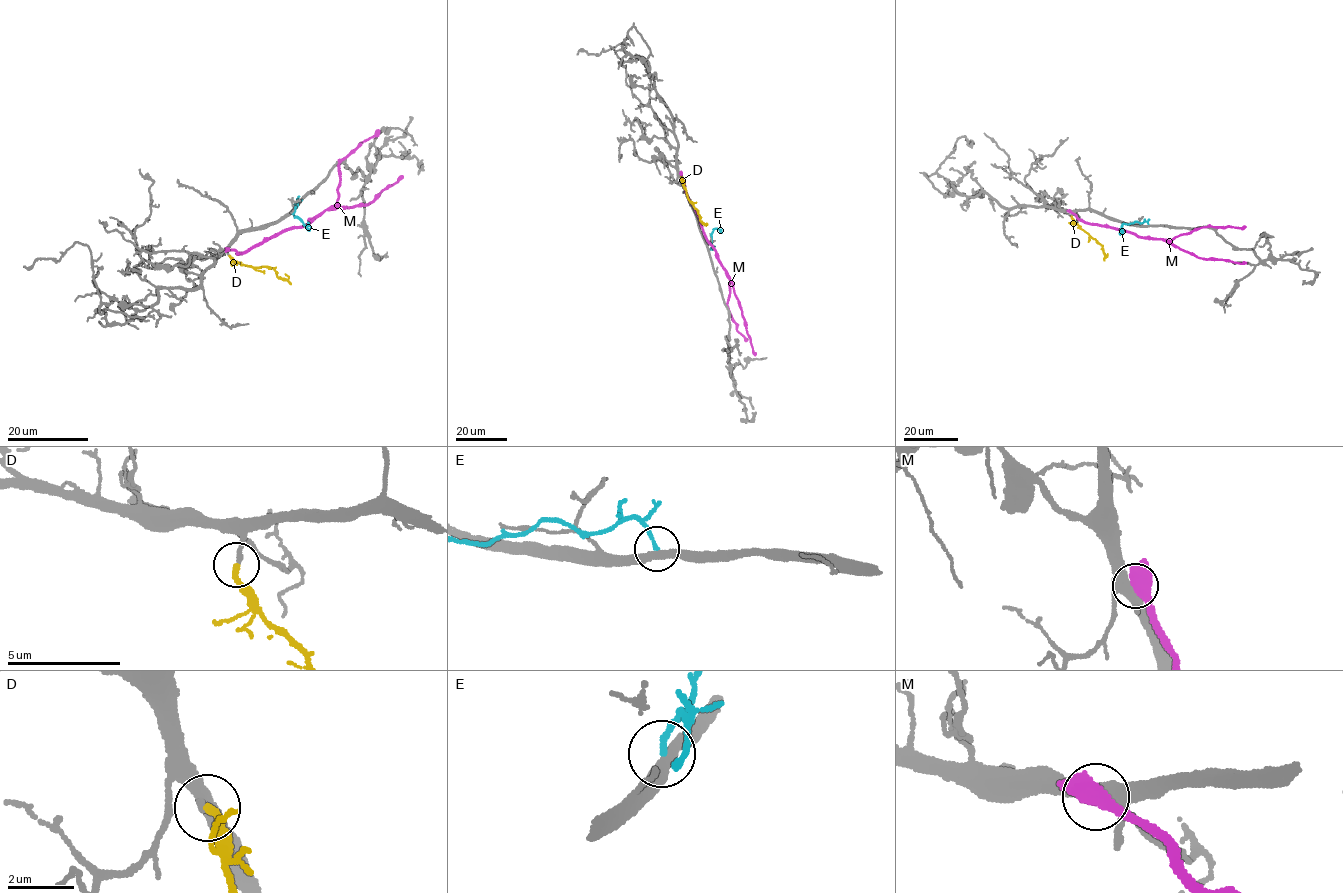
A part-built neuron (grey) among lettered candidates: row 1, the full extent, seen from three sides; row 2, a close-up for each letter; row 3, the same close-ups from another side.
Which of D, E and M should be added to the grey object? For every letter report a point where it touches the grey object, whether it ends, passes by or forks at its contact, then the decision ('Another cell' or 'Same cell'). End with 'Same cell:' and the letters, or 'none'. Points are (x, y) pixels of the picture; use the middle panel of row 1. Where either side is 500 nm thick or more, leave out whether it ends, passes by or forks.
D: Touches grey at (680, 177). It ends there. Same cell
E: Touches grey at (708, 251). It ends there. Another cell
M: Touches grey at (680, 174). Another cell
Same cell: D

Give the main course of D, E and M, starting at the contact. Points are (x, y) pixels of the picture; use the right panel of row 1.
D: (1071, 216), (1101, 245), (1106, 257), (1107, 253)
E: (1149, 224), (1146, 221), (1124, 224), (1122, 234)
M: (1070, 212), (1086, 223), (1170, 241), (1174, 246), (1199, 258), (1246, 262)

